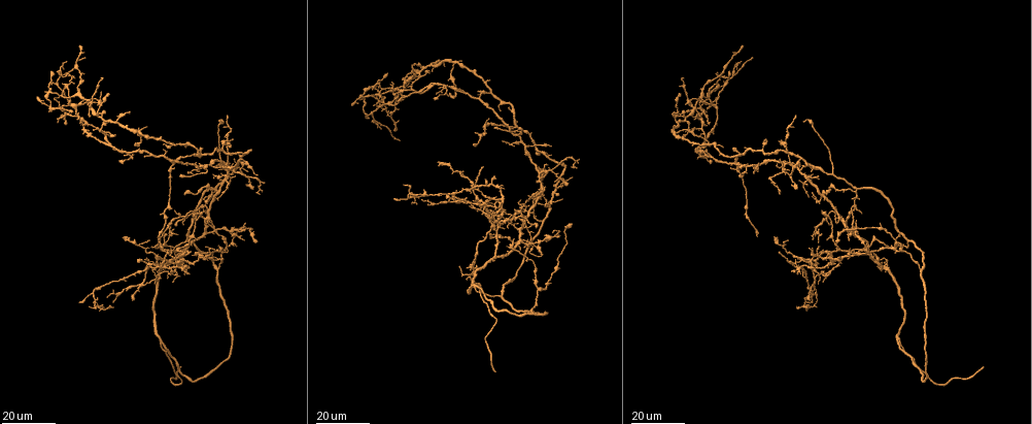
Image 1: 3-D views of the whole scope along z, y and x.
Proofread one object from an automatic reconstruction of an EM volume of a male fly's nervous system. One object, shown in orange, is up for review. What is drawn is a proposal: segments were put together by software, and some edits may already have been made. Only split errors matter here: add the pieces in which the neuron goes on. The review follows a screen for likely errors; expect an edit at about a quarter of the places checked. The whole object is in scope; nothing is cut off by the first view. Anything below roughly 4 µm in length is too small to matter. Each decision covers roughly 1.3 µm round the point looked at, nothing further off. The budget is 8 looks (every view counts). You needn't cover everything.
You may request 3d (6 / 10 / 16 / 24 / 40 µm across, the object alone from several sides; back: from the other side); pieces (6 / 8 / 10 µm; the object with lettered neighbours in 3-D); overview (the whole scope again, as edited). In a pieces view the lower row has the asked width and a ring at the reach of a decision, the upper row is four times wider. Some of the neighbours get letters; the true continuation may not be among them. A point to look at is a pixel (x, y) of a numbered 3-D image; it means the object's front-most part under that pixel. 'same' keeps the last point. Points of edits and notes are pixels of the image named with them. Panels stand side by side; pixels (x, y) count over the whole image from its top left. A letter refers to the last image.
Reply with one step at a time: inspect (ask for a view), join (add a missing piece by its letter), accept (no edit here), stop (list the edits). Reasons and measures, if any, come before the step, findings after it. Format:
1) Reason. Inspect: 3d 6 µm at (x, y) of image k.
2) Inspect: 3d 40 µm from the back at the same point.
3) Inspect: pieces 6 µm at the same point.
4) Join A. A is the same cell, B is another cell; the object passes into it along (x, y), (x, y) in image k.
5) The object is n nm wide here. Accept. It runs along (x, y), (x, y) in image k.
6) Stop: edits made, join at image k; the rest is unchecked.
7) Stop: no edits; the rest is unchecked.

Free end. Inspect: 3d 24 µm at (557, 237) of image 1.

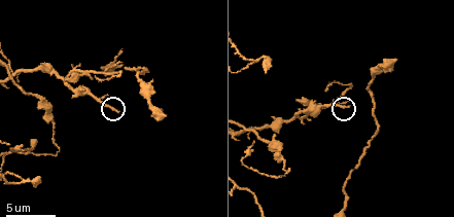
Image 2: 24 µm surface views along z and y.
See the neighbours. Inspect: pieces 10 µm at (346, 106) of image 2.

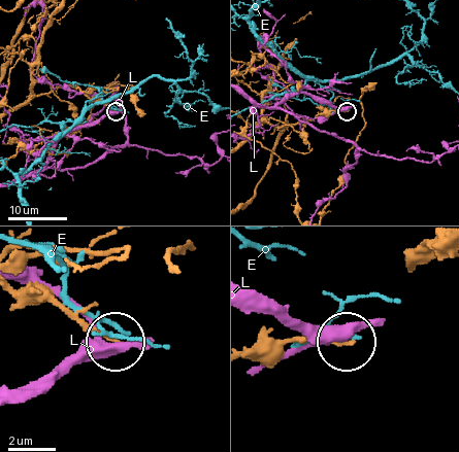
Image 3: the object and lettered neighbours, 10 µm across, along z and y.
Accept. E and L are other cells; none of them fits.

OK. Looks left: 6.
Thin end. Inspect: 3d 24 µm at (186, 171) of image 1.

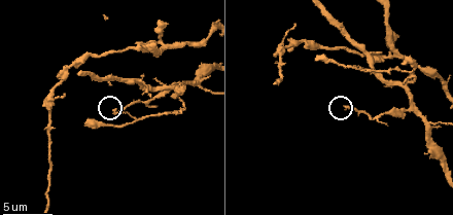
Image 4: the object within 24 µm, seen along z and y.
What lies round it. Inspect: pieces 8 µm at (346, 106) of image 4.

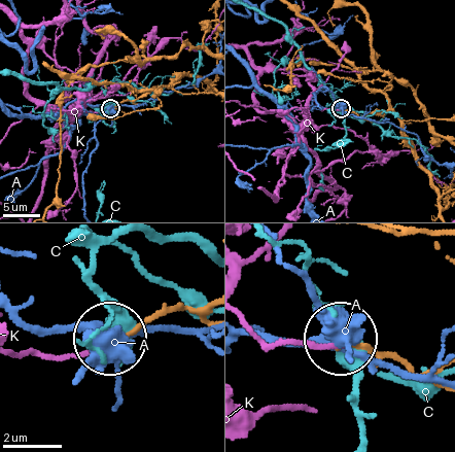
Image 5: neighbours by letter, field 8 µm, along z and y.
Accept. A, C and K are other cells; none of them fits.

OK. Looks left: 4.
Tapers out. Inspect: 3d 24 µm at (456, 190) of image 1.

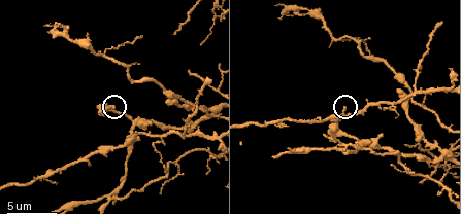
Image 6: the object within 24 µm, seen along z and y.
Inspect: pieces 8 µm at (345, 109) of image 6.

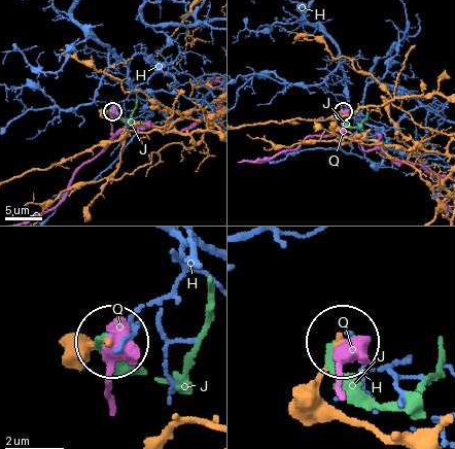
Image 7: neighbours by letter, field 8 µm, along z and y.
Accept. H, J and Q are other cells; it runs along (387, 439), (350, 421), (322, 398), (320, 382), (340, 341) in image 7; no lettered piece goes on from it.

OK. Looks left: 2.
Stops while still wide. Inspect: pieces 8 µm at (208, 79) of image 6.

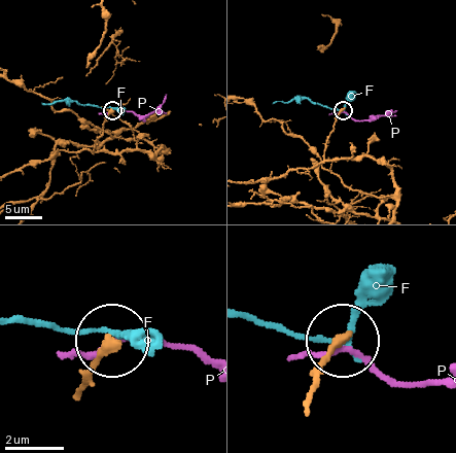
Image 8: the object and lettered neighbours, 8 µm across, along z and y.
Accept. F and P are other cells; it runs along (79, 394), (84, 373), (108, 345) in image 8; no lettered piece goes on from it.

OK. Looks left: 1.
Stop: no edits; the rest is unchecked.

